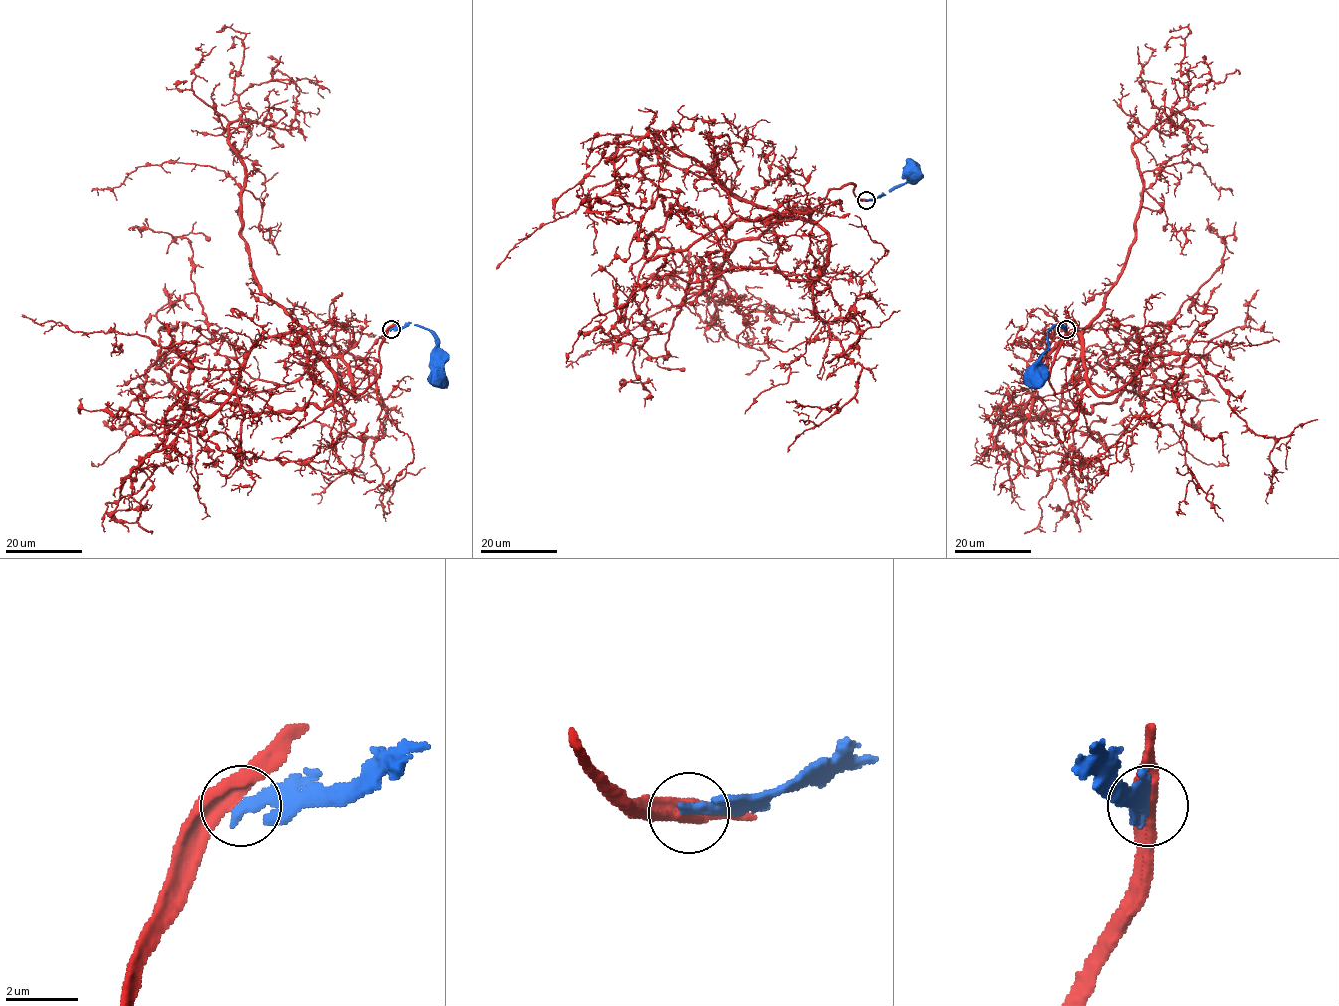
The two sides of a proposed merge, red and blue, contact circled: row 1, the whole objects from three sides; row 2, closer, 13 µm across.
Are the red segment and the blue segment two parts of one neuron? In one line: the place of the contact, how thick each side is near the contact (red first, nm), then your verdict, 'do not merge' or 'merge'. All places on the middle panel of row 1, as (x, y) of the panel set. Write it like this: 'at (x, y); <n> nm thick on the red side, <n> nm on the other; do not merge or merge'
at (866, 200); 360 nm thick on the red side, 320 nm on the other; do not merge

